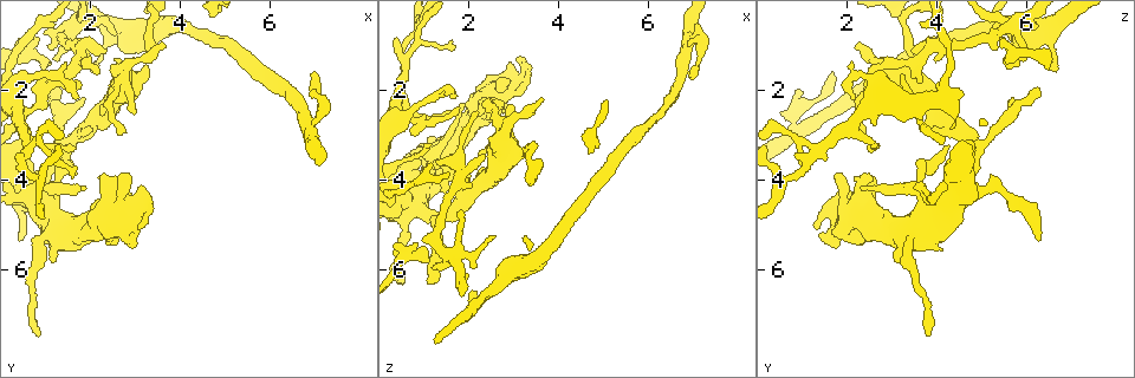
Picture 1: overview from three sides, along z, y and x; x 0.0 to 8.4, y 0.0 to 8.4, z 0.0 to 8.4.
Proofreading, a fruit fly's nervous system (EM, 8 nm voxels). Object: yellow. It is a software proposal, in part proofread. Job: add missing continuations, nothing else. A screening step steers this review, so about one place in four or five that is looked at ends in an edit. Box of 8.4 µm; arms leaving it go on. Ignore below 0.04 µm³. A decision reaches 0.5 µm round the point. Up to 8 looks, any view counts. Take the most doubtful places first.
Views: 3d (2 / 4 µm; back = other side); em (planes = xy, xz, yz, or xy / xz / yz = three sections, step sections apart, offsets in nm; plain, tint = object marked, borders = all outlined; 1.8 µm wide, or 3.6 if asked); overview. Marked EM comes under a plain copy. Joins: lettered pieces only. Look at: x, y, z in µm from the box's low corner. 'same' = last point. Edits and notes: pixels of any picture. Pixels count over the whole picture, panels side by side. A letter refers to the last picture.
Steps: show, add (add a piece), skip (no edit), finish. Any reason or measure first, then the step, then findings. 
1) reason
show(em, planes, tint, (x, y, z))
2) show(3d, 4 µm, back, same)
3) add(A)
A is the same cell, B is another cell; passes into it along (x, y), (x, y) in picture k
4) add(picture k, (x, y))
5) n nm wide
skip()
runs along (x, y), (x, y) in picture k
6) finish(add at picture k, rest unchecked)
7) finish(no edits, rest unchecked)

branch stops here
show(3d, 4 µm, (1.15, 5.80, 3.05))

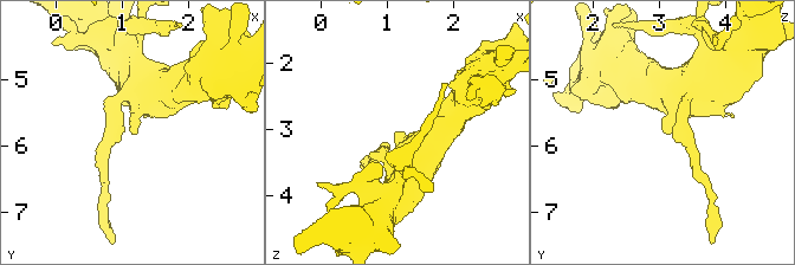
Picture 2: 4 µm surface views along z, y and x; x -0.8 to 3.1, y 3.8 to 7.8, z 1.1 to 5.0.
show(em, 3.6 µm, xy, step 16, borders, (1.20, 5.80, 3.00))

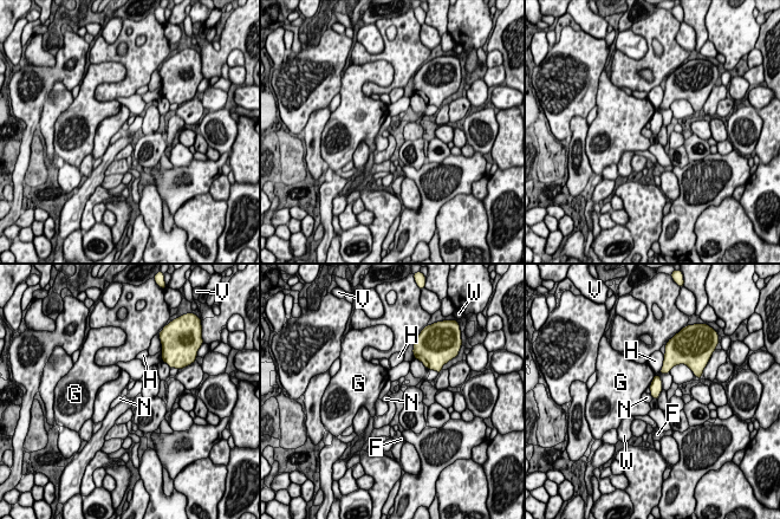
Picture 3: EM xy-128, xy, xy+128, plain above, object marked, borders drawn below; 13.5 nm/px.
skip()
F, G, H, N, V and W are other cells; no lettered piece goes on from it

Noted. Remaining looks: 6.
free end
show(em, xy, step 8, borders, (1.50, 3.25, 4.30))

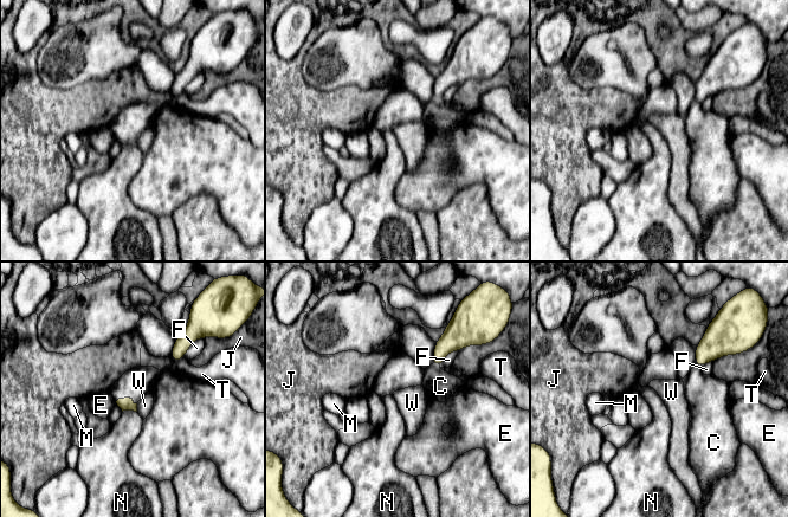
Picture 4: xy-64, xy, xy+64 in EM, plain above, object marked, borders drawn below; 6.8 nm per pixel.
100 nm wide
skip()
C, E, F, J, M, N, T and W are other cells; border along (136, 404), (137, 411) in picture 4; no lettered piece goes on from it

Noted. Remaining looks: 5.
free end
show(em, xy, step 4, tint, (3.00, 2.50, 2.35))

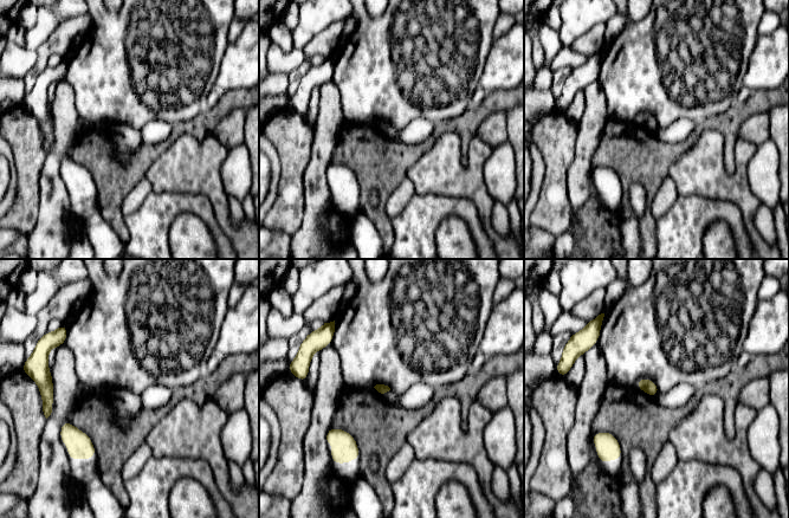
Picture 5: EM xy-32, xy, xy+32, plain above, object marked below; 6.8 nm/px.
show(em, planes, borders, same)

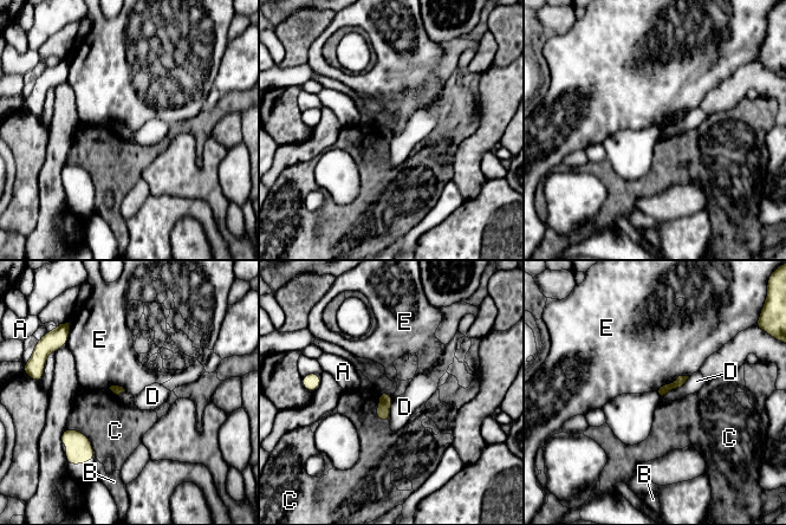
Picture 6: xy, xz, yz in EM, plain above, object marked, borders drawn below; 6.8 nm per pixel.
skip()
A, B, C, D and E are other cells; border along (688, 375), (679, 375), (657, 391) in picture 6; no lettered piece goes on from it

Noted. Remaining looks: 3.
finish(no edits, rest unchecked)

